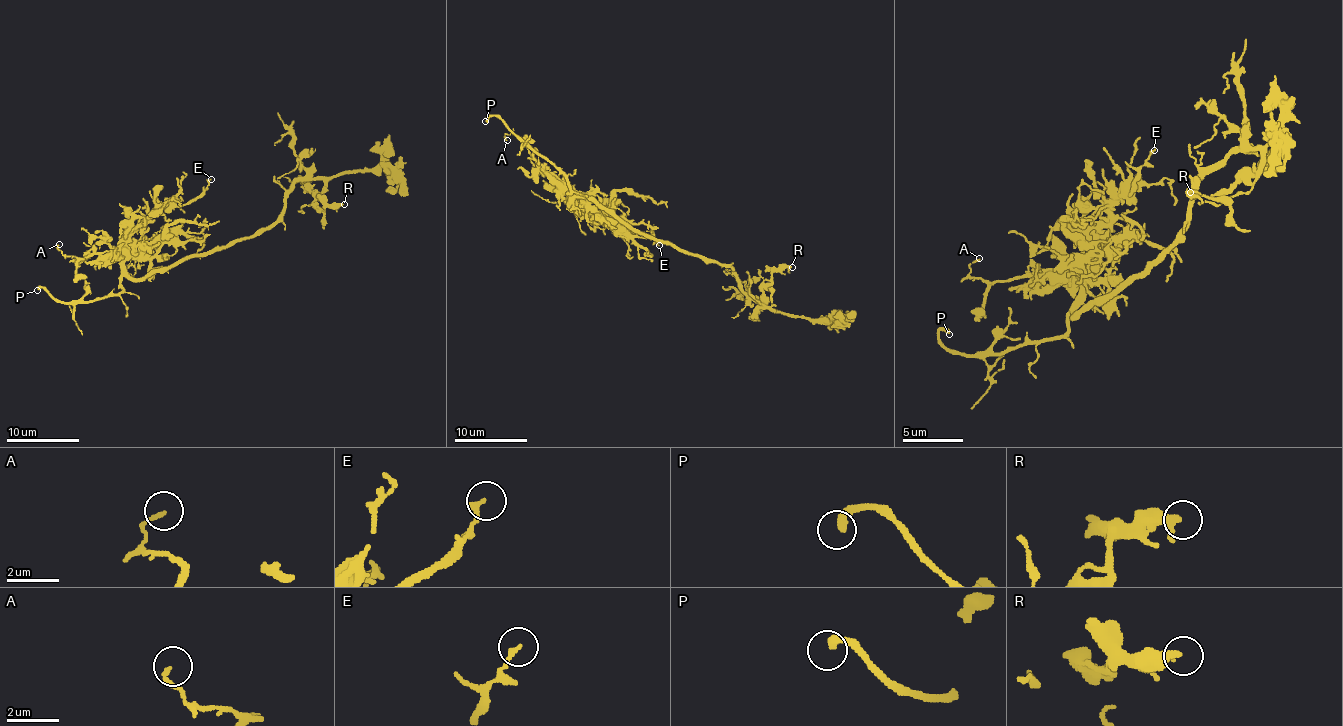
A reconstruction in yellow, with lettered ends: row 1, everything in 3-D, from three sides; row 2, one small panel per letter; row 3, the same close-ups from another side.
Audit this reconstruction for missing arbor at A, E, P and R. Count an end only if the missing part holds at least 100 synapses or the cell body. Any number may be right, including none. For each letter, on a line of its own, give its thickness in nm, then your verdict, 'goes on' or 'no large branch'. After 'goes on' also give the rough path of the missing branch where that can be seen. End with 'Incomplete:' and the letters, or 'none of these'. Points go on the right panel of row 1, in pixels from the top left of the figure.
A: 130 nm | no large branch
E: 160 nm | no large branch
P: 320 nm | goes on | (949, 334), (949, 331), (1012, 349), (1069, 352), (1109, 370), (1154, 370), (1166, 367), (1245, 288), (1257, 294)
R: 320 nm | no large branch
Incomplete: P

